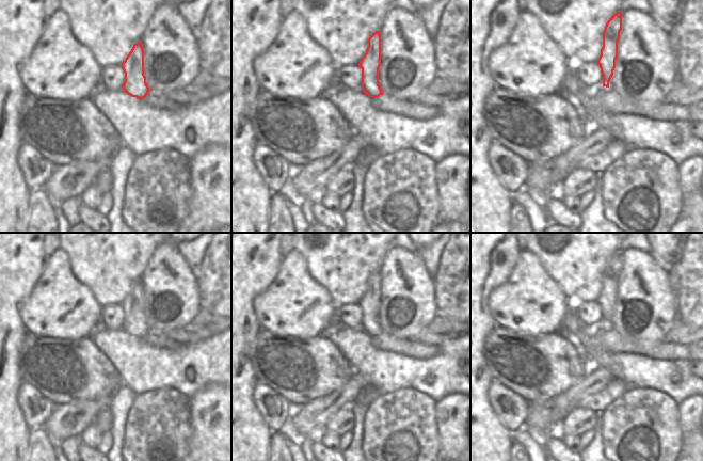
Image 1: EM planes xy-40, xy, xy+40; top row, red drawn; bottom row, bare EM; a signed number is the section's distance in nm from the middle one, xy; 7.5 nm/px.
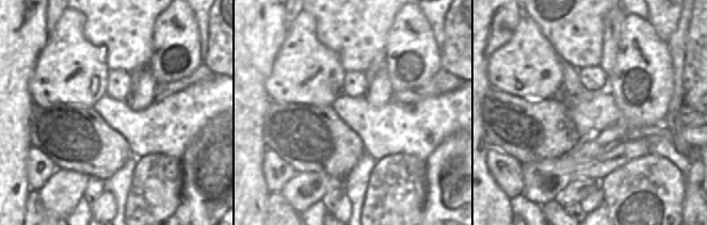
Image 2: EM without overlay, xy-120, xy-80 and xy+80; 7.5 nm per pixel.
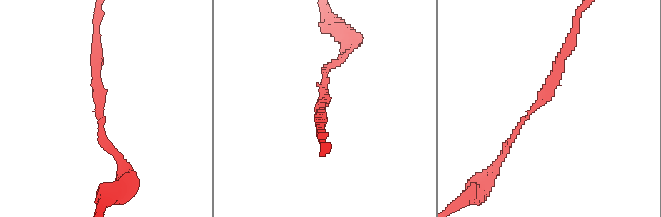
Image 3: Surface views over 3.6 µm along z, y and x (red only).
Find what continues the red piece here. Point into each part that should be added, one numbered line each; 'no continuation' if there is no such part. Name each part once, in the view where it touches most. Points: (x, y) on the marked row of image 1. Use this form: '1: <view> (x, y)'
no continuation

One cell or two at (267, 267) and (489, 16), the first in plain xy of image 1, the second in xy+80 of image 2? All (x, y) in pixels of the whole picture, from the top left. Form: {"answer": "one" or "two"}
{"answer": "one"}

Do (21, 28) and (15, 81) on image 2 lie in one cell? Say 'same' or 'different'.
same

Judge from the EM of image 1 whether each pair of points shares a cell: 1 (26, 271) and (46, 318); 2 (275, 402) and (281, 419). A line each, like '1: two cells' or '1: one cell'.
1: two cells
2: one cell

